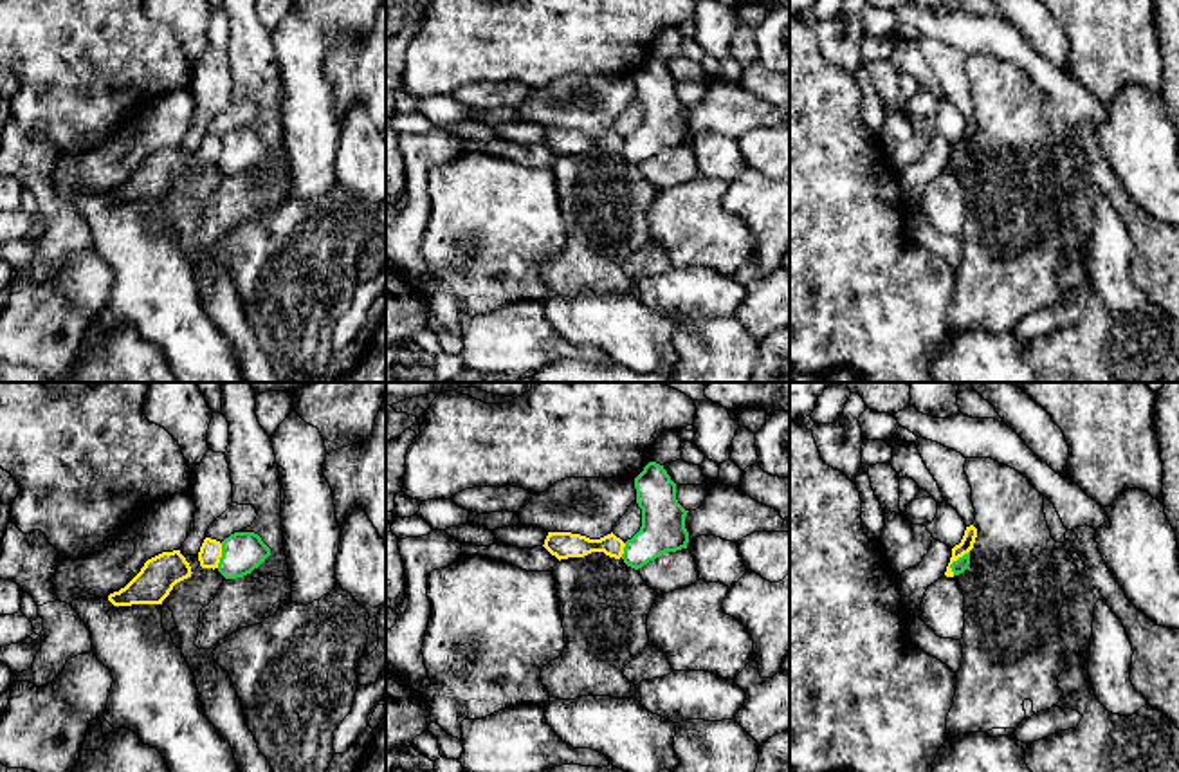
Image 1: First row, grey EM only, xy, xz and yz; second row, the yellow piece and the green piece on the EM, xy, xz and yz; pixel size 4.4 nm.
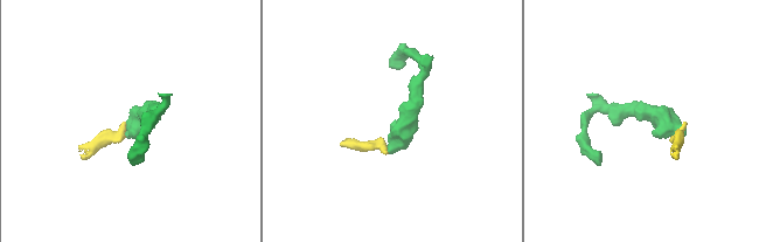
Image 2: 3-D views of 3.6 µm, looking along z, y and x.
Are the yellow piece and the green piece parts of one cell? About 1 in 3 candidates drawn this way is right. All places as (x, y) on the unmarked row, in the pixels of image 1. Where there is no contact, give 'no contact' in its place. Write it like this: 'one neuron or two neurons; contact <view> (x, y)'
two neurons; contact yz (954, 156)

